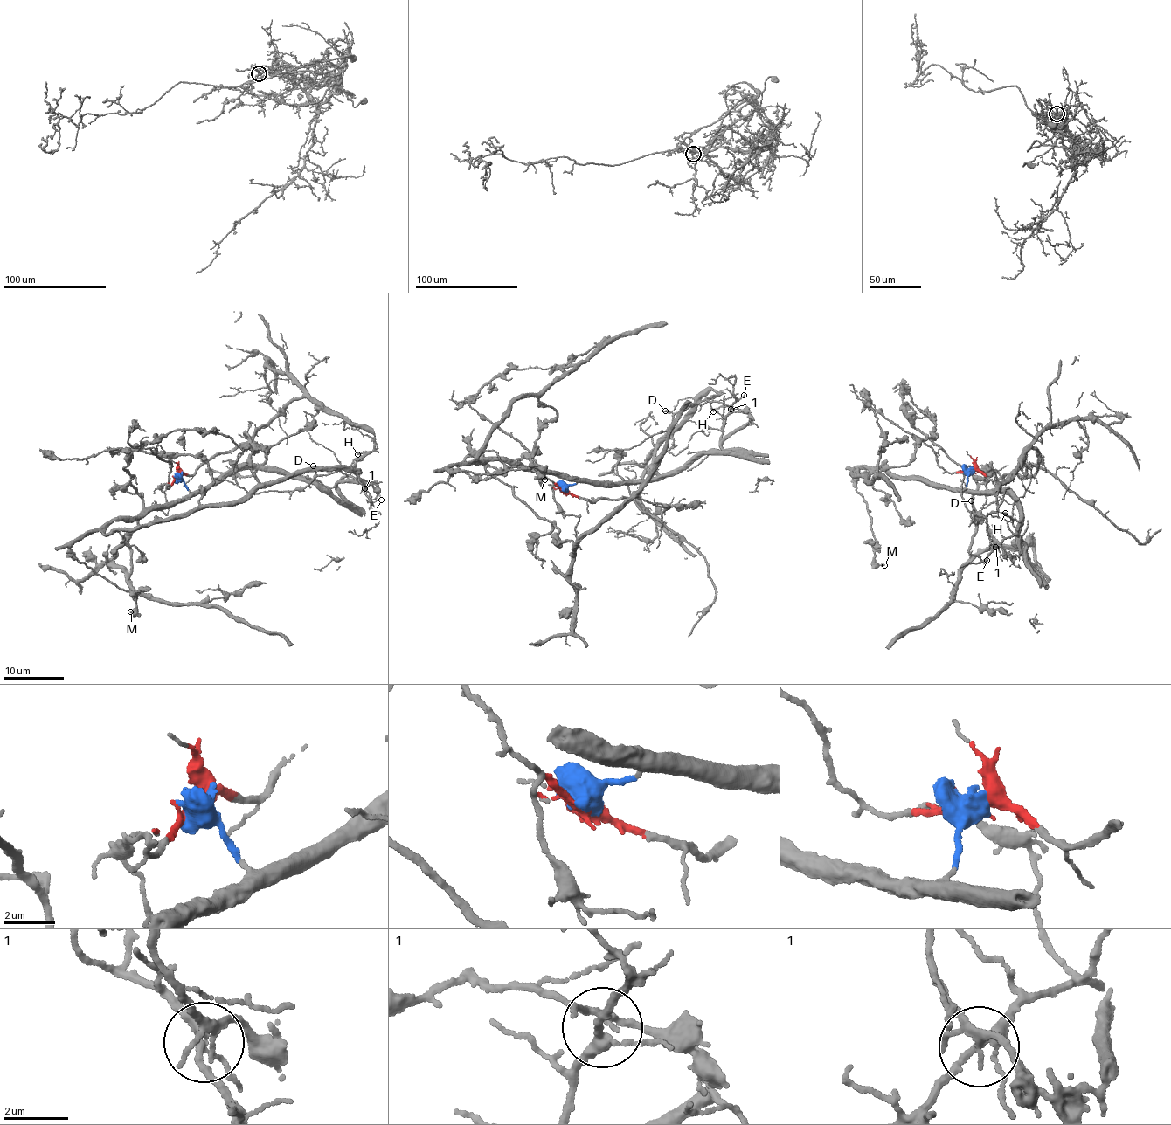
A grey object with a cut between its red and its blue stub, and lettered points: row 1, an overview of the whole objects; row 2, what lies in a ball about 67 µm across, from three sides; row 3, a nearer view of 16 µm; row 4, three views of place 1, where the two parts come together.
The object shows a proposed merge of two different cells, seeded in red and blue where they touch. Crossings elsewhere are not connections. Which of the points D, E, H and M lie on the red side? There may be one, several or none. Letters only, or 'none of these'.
D

